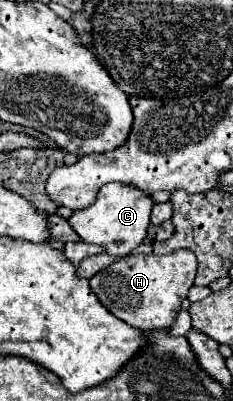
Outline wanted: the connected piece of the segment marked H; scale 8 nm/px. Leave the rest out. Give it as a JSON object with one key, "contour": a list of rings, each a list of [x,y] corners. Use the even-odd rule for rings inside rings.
{"contour":[[[176,250],[164,256],[136,254],[124,256],[112,266],[100,270],[90,278],[90,286],[98,300],[120,320],[138,330],[162,330],[170,328],[180,312],[182,300],[188,296],[196,276],[196,256],[188,250]]]}

